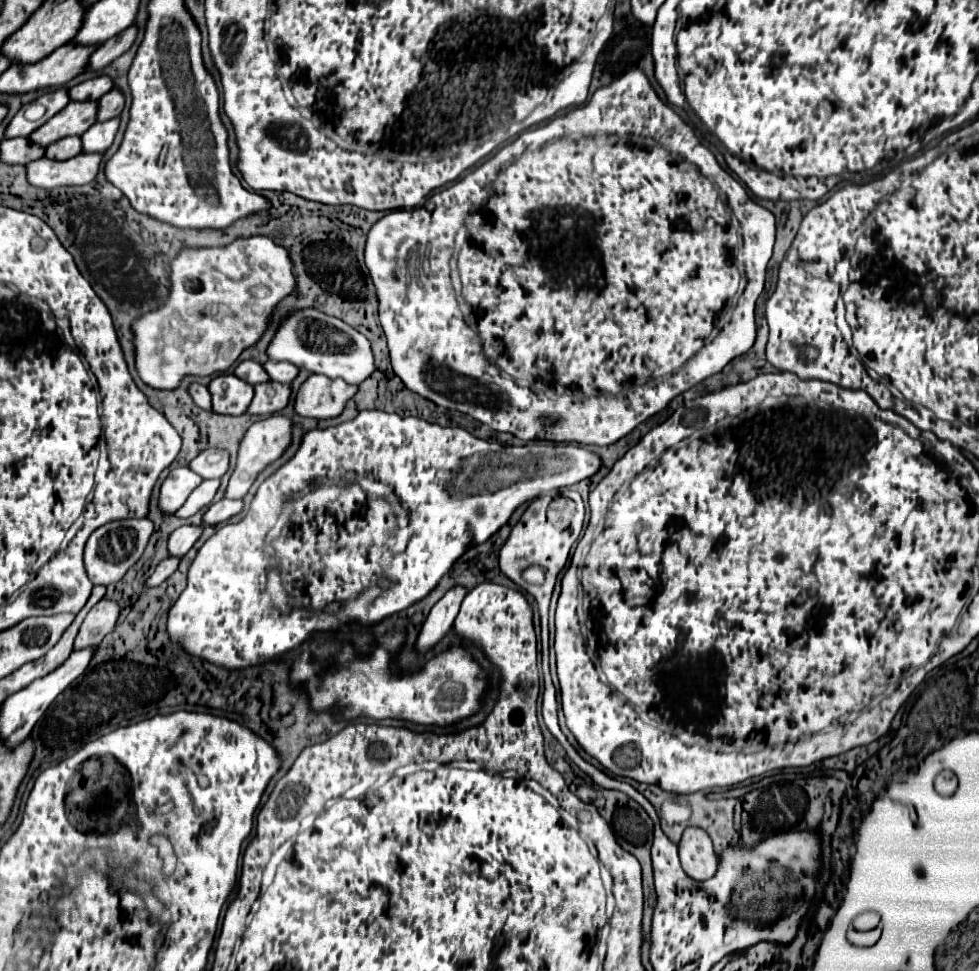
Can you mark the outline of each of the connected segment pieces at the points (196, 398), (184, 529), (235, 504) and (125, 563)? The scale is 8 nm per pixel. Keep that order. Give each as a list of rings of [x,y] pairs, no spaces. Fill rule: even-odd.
[[[193,382],[193,384],[189,386],[189,390],[187,390],[187,392],[191,394],[193,402],[195,402],[199,408],[211,410],[211,394],[209,394],[209,390],[207,390],[203,384],[197,384],[197,382]]]
[[[181,526],[177,528],[171,538],[169,538],[169,554],[171,556],[185,556],[191,546],[197,542],[197,538],[201,536],[201,526]]]
[[[219,500],[219,502],[213,502],[205,516],[203,516],[203,524],[219,524],[219,522],[225,522],[229,518],[233,518],[235,514],[239,514],[243,510],[243,502],[241,500]]]
[[[147,518],[119,520],[119,522],[111,522],[111,524],[101,526],[99,530],[95,530],[85,544],[85,570],[87,570],[87,576],[91,578],[91,582],[95,586],[97,584],[109,586],[113,582],[119,582],[125,576],[125,572],[143,554],[151,532],[153,532],[153,524]]]

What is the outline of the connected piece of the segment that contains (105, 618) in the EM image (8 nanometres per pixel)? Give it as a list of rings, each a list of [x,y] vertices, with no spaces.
[[[101,600],[97,606],[91,608],[87,618],[81,624],[81,630],[75,638],[73,650],[83,650],[87,646],[97,646],[115,626],[119,616],[119,606],[113,600]]]

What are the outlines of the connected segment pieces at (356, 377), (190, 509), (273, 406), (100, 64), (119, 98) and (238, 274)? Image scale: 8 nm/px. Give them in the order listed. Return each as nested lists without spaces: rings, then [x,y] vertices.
[[[317,308],[293,310],[283,316],[275,336],[267,346],[267,356],[277,362],[291,362],[307,372],[325,374],[329,378],[343,378],[351,384],[361,384],[375,370],[369,340],[355,328],[347,326],[343,320],[327,316]]]
[[[203,480],[175,514],[179,514],[179,518],[189,518],[197,514],[201,508],[211,504],[217,488],[219,488],[219,480]]]
[[[279,382],[257,384],[247,414],[275,414],[287,406],[289,396],[291,396],[291,388]]]
[[[129,26],[115,38],[109,38],[107,42],[99,44],[87,62],[87,70],[103,70],[107,64],[111,64],[115,58],[119,58],[123,52],[131,48],[131,44],[135,42],[135,36],[137,36],[137,28]]]
[[[113,88],[105,96],[101,96],[97,104],[99,104],[97,122],[103,122],[103,120],[111,120],[111,118],[121,114],[121,110],[125,106],[125,98],[123,98],[123,94],[117,88]]]
[[[267,236],[239,238],[223,248],[183,248],[171,262],[171,296],[159,310],[135,320],[131,330],[137,346],[137,370],[145,384],[159,390],[173,390],[185,374],[207,376],[225,372],[239,354],[263,334],[275,304],[291,294],[295,280],[287,250]]]

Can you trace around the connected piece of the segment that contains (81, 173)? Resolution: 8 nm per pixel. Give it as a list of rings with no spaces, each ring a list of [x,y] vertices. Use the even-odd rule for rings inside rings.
[[[77,154],[69,160],[49,160],[39,158],[35,162],[29,162],[27,168],[27,180],[31,180],[31,186],[53,190],[61,186],[83,186],[89,184],[99,170],[101,154]]]

